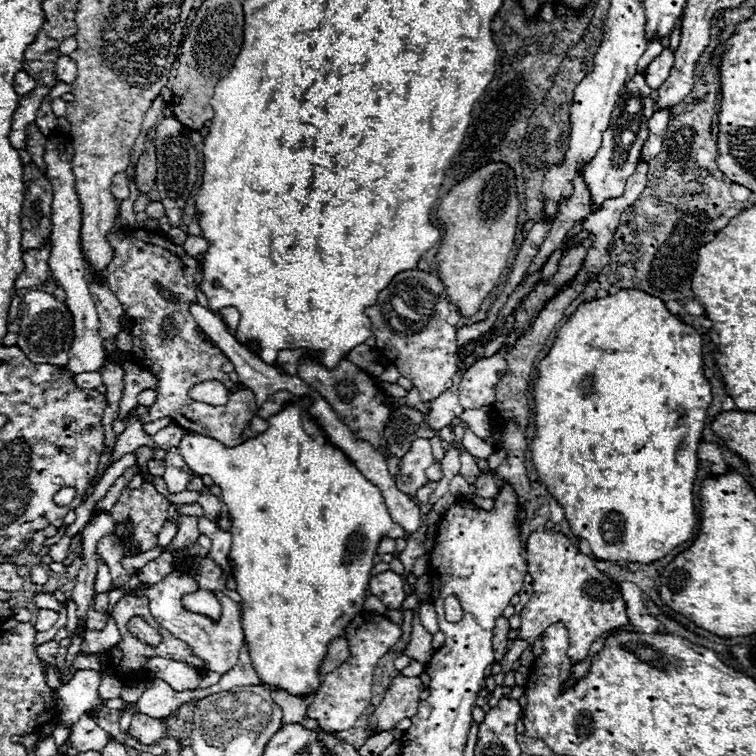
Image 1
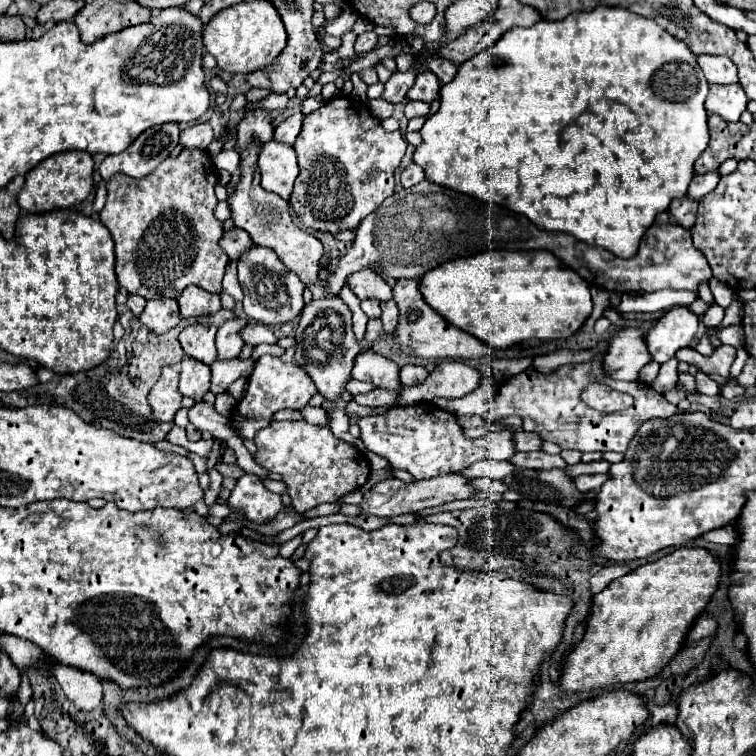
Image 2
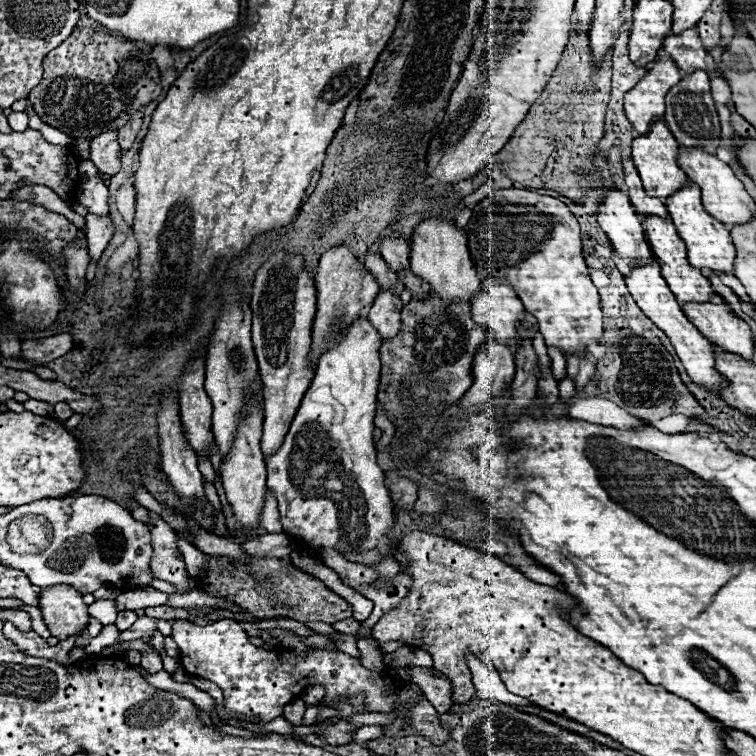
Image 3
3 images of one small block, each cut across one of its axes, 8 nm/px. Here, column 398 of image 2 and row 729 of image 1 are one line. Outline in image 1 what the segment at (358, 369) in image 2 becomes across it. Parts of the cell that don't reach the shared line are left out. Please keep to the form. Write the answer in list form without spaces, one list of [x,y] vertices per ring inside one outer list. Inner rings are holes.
[[[398,674],[394,682],[388,686],[386,696],[378,710],[370,716],[370,728],[374,730],[392,730],[402,718],[412,718],[418,710],[418,696],[424,690],[418,676],[402,676]]]

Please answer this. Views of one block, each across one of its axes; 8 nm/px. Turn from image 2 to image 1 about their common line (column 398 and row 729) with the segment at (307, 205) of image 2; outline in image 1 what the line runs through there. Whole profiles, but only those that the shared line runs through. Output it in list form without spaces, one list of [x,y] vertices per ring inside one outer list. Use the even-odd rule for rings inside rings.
[[[136,714],[136,716],[132,718],[130,730],[132,730],[134,736],[138,736],[138,740],[140,740],[142,744],[154,744],[154,742],[158,742],[158,740],[164,736],[164,732],[166,732],[162,720],[154,720],[154,718],[148,718],[148,716],[144,716],[144,714]]]

